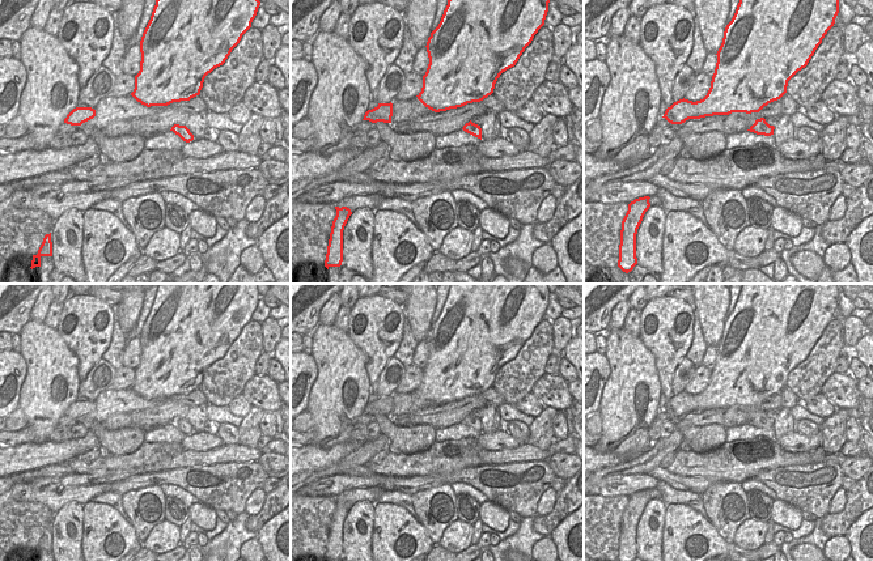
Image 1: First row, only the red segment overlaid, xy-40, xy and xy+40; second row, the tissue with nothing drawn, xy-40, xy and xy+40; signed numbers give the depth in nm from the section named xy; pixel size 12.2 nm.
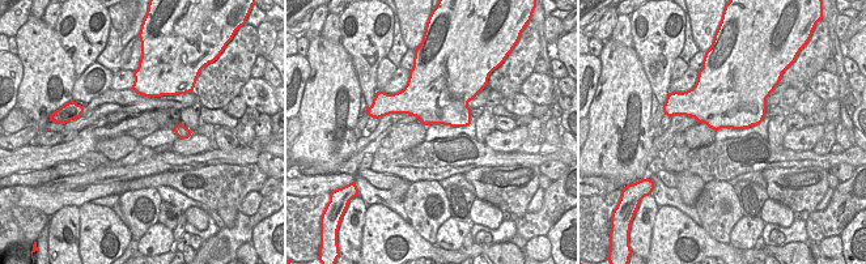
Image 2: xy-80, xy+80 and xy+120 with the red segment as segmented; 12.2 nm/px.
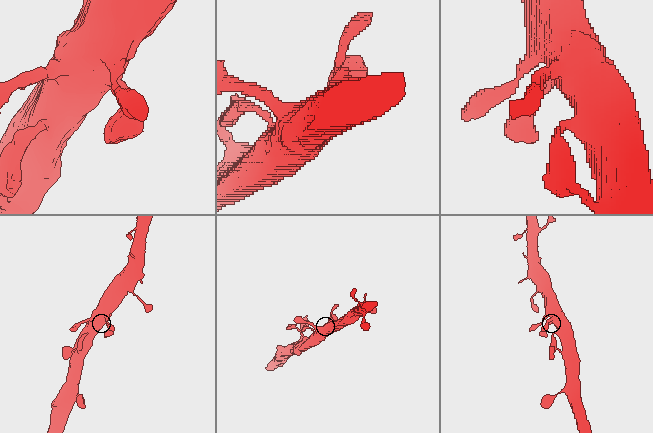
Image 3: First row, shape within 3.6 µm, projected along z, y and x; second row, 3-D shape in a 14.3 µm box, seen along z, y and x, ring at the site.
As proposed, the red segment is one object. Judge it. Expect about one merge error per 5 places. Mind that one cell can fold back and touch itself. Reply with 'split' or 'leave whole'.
leave whole

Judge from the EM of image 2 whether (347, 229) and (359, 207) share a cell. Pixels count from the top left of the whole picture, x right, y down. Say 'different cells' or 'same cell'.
same cell

